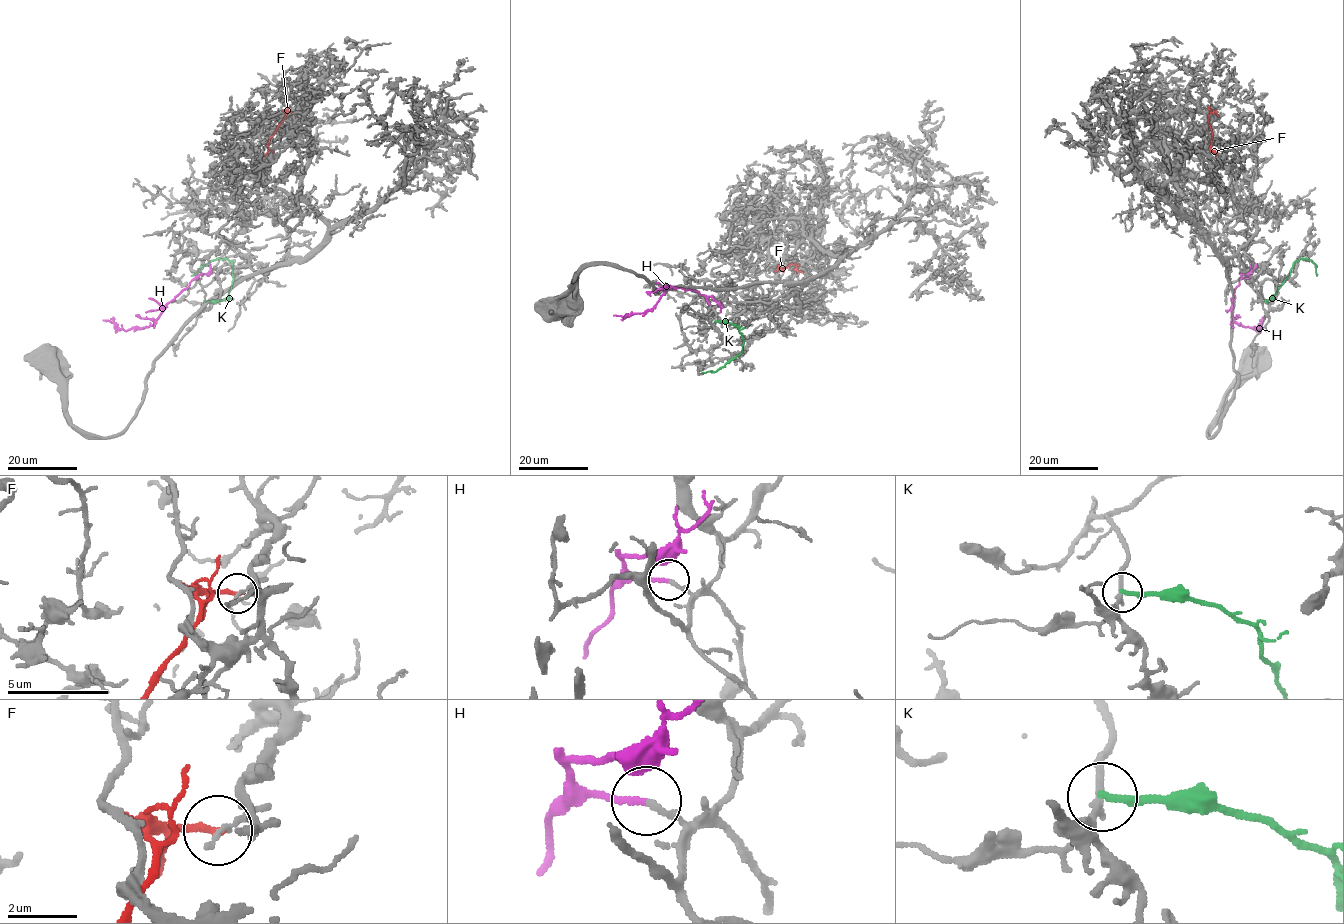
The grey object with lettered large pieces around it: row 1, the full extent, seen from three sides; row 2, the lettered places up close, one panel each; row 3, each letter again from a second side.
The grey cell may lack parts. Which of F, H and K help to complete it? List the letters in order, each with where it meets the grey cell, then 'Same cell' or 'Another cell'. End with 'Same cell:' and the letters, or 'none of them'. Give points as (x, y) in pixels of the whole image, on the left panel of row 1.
F: Touches grey at (292, 112). Another cell
H: Touches grey at (199, 278). Same cell
K: Touches grey at (205, 301). Another cell
Same cell: H

